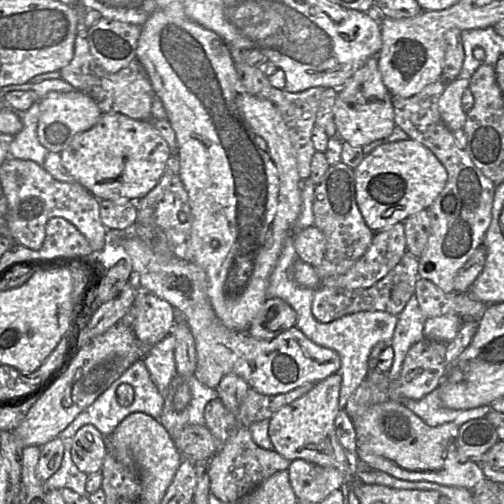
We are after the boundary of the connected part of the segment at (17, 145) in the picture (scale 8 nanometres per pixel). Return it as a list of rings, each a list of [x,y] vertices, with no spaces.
[[[35,102],[27,111],[19,113],[23,128],[14,137],[9,138],[9,156],[31,160],[43,166],[49,150],[39,142],[37,135],[40,102]]]

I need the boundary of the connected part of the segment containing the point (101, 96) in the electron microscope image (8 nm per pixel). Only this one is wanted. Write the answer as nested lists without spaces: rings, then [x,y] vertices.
[[[76,7],[78,12],[77,35],[75,39],[74,57],[71,62],[59,72],[61,79],[88,96],[90,96],[101,109],[102,113],[120,113],[134,120],[150,120],[152,101],[155,96],[148,75],[137,59],[116,73],[107,73],[94,60],[90,53],[87,40],[88,28],[85,25],[86,9]]]

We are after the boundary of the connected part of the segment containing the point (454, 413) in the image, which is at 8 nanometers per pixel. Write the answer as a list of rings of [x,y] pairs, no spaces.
[[[438,387],[419,400],[402,399],[402,404],[431,427],[450,422],[460,427],[471,419],[485,417],[490,408],[490,406],[480,406],[467,410],[447,408],[440,400]]]

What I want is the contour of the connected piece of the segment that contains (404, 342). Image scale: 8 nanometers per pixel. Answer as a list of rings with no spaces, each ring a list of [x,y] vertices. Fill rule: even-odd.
[[[413,295],[398,316],[394,335],[390,346],[394,351],[393,364],[389,370],[389,380],[396,379],[401,372],[403,361],[412,345],[424,339],[425,315],[422,313],[418,300]]]

